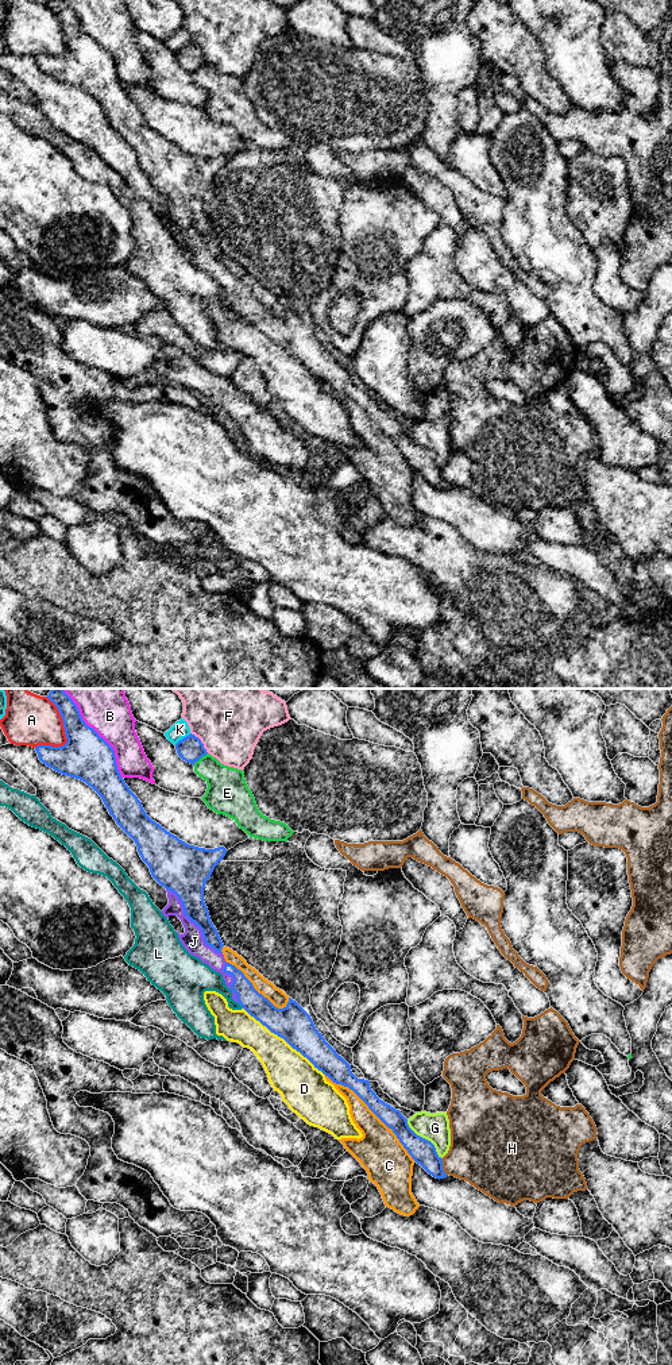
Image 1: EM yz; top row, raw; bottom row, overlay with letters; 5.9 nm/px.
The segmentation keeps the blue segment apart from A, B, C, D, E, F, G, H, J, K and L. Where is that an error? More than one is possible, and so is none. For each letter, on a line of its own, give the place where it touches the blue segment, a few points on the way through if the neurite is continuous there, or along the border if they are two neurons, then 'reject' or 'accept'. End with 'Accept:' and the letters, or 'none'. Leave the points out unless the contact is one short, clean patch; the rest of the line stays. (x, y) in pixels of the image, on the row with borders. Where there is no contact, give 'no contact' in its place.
A: yz (65, 733) | reject
B: yz (97, 733) | reject
C: yz (374, 1113) | reject
D: yz (285, 1040) | reject
E: yz (200, 758) | reject
F: yz (200, 741) | reject
G: yz (424, 1138) | reject
H: yz (441, 1167) | reject
J: yz (193, 921) | accept
K: yz (184, 737) | reject
L: yz (240, 1005) | reject
Accept: J

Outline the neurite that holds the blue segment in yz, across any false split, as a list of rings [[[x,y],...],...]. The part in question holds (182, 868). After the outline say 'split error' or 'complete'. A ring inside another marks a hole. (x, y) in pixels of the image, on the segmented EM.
[[[53,689],[47,698],[57,706],[62,717],[67,743],[62,747],[38,745],[35,751],[39,760],[62,775],[85,782],[101,797],[116,824],[135,841],[138,852],[142,860],[148,865],[152,878],[166,888],[169,905],[162,910],[162,914],[166,918],[177,915],[181,919],[185,933],[179,934],[177,932],[177,934],[185,949],[223,975],[227,987],[232,991],[232,999],[251,1017],[259,1021],[271,1033],[283,1038],[333,1083],[352,1090],[368,1108],[393,1130],[412,1158],[429,1175],[436,1179],[447,1177],[443,1169],[443,1158],[437,1154],[435,1145],[417,1135],[409,1127],[408,1119],[399,1110],[381,1100],[371,1090],[368,1080],[358,1079],[352,1073],[351,1065],[325,1041],[323,1034],[316,1029],[310,1015],[296,1000],[289,998],[283,1009],[275,1007],[254,988],[252,983],[240,969],[225,961],[221,952],[224,944],[211,921],[208,907],[204,902],[204,888],[215,867],[225,856],[227,849],[224,847],[205,849],[189,845],[152,821],[144,811],[142,802],[121,778],[113,748],[100,737],[93,728],[85,724],[73,699],[62,689]]]; split error

